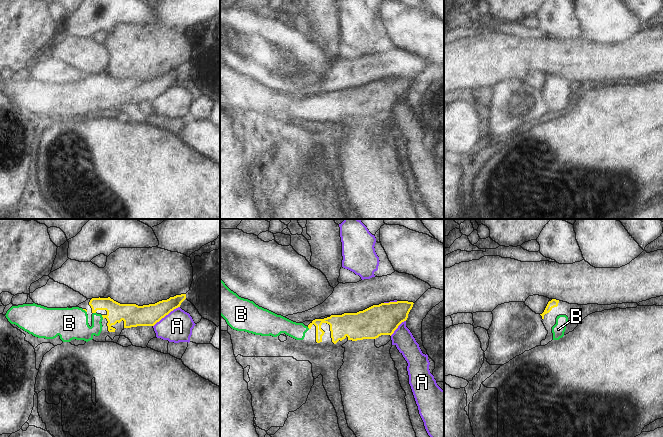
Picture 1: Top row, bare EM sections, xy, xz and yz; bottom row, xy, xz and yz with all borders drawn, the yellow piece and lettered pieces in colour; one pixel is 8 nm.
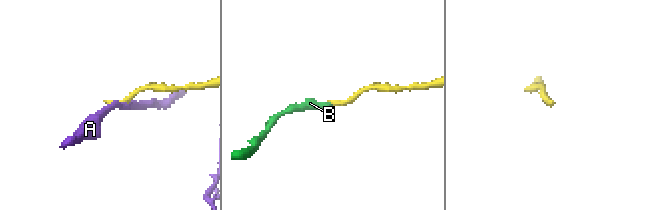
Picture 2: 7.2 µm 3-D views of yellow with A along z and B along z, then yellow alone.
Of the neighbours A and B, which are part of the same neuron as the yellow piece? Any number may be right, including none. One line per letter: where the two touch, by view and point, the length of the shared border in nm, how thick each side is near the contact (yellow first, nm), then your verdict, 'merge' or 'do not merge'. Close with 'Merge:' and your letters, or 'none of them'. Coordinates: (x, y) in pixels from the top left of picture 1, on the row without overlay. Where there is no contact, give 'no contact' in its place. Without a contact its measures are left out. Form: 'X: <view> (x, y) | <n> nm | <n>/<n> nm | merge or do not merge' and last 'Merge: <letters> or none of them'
A: xy (166, 90) | 280 nm | 180/240 nm | do not merge
B: xy (102, 92) | 40 nm | 180/260 nm | merge
Merge: B

